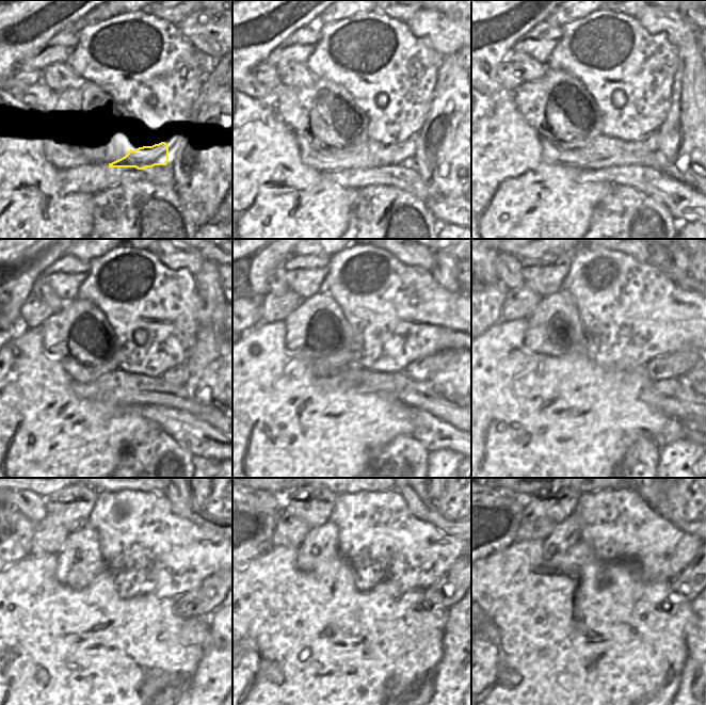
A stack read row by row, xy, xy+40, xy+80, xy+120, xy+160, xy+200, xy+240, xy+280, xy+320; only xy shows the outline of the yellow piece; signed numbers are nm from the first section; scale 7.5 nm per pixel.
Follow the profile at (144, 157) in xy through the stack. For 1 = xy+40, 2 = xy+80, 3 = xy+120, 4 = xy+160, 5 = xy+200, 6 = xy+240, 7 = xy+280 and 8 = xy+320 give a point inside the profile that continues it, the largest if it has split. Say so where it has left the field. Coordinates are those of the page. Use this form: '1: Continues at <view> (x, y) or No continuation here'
1: Continues at xy+40 (402, 153)
2: Continues at xy+80 (651, 141)
3: Continues at xy+120 (178, 374)
4: Continues at xy+160 (422, 369)
5: Continues at xy+200 (675, 365)
6: Continues at xy+240 (201, 602)
7: Continues at xy+280 (449, 589)
8: Continues at xy+320 (688, 583).

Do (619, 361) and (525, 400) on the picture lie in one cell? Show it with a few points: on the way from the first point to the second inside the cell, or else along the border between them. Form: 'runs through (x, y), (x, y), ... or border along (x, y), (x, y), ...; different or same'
border along (589, 354), (603, 367), (627, 370); different

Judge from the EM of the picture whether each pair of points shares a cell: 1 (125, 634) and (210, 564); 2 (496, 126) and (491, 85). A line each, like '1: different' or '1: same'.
1: different
2: different

